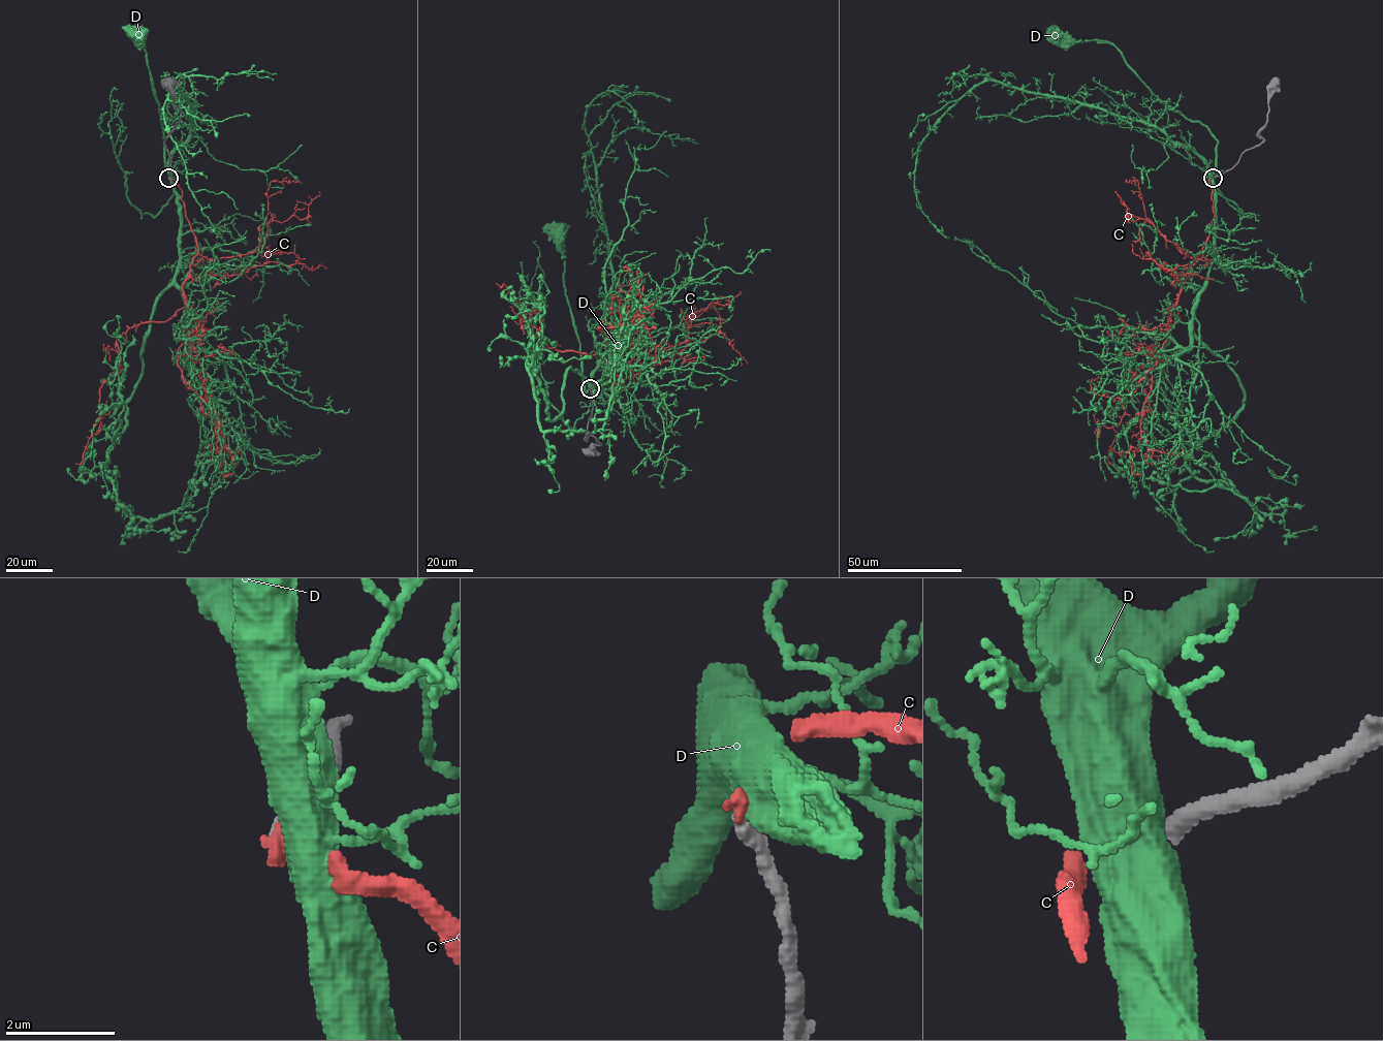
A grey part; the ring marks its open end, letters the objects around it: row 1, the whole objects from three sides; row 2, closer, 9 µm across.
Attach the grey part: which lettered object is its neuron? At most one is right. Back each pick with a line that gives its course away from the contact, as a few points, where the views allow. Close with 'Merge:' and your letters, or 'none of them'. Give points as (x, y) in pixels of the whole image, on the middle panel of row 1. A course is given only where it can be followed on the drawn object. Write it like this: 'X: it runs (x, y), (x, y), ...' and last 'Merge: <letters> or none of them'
C: it runs (590, 388), (619, 380), (605, 353), (549, 348), (540, 318), (528, 313), (522, 327), (496, 283)
Merge: C

